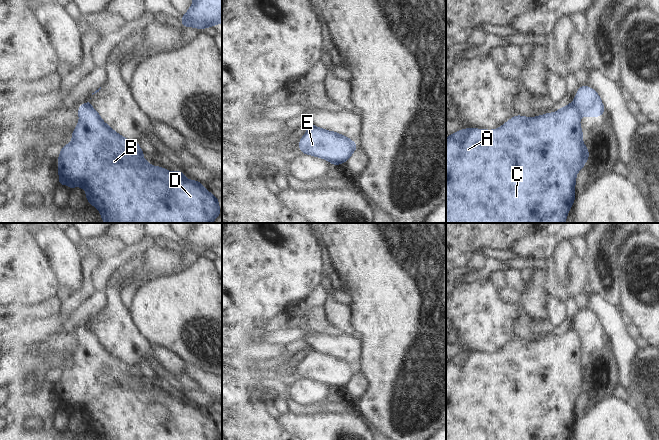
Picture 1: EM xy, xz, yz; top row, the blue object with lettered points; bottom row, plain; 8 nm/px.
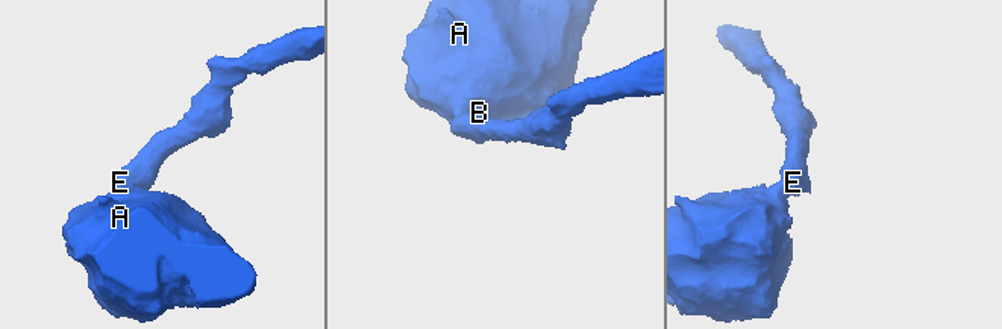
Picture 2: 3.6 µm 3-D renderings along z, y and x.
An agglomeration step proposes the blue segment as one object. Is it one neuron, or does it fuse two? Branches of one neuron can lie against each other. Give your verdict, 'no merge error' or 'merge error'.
merge error

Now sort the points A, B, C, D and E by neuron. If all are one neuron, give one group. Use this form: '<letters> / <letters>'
A B C D / E

